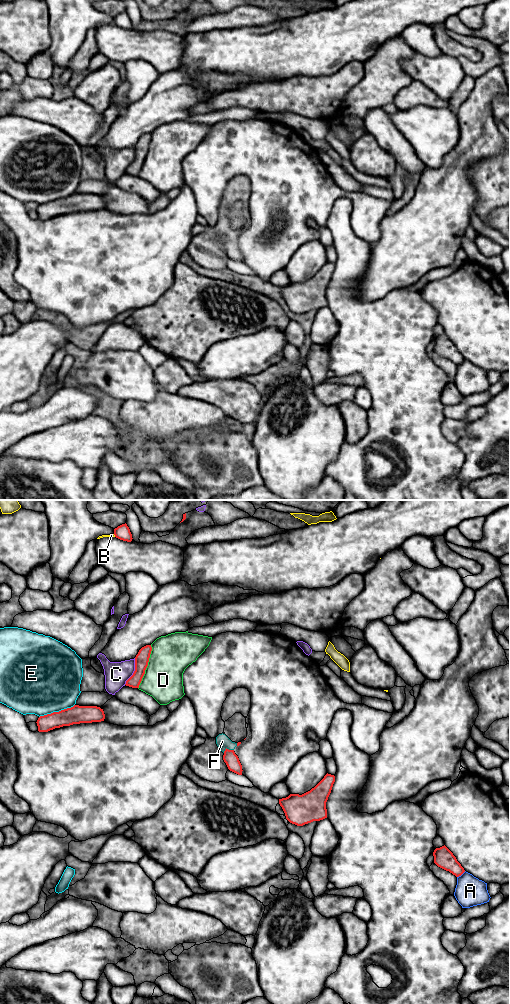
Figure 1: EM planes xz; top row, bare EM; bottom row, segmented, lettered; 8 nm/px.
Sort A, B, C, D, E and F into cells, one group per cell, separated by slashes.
A / B / C / D / E / F

